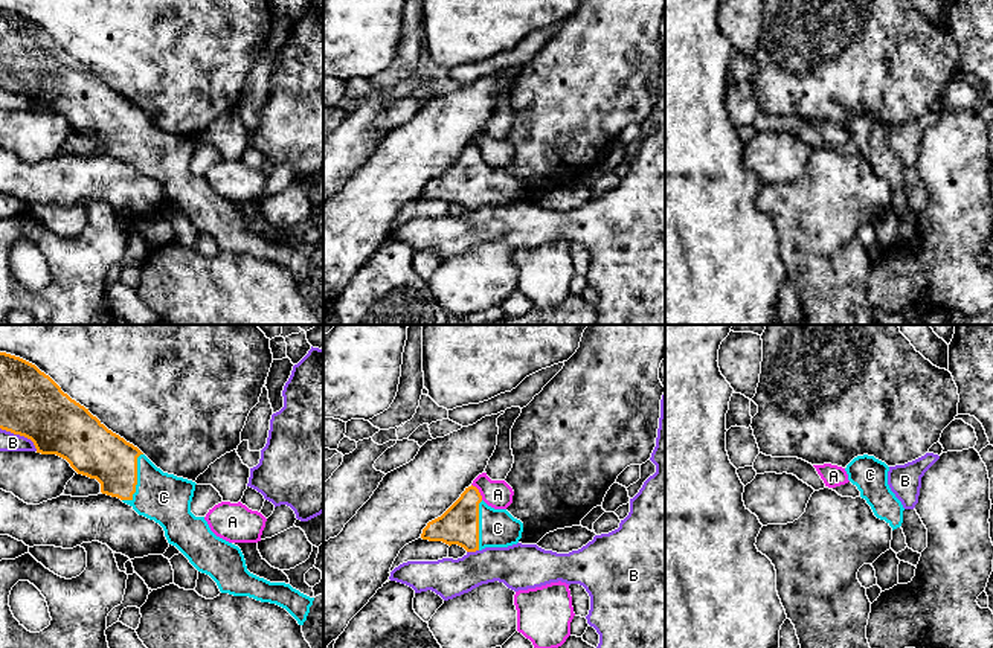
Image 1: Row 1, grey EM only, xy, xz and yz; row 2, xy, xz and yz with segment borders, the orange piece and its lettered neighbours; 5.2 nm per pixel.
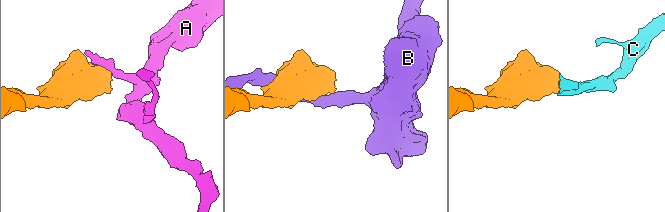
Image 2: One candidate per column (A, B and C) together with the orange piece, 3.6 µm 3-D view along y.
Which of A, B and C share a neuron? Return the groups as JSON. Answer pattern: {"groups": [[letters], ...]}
{"groups": [["A"], ["B"], ["C"]]}

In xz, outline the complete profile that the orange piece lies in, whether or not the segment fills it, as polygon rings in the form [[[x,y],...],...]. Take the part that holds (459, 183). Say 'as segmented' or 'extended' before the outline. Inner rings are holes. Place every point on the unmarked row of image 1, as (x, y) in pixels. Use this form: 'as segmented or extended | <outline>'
extended | [[[468,145],[461,156],[438,177],[427,181],[421,197],[458,203],[467,210],[485,206],[508,206],[522,197],[523,181],[506,168],[488,165],[476,145]]]

